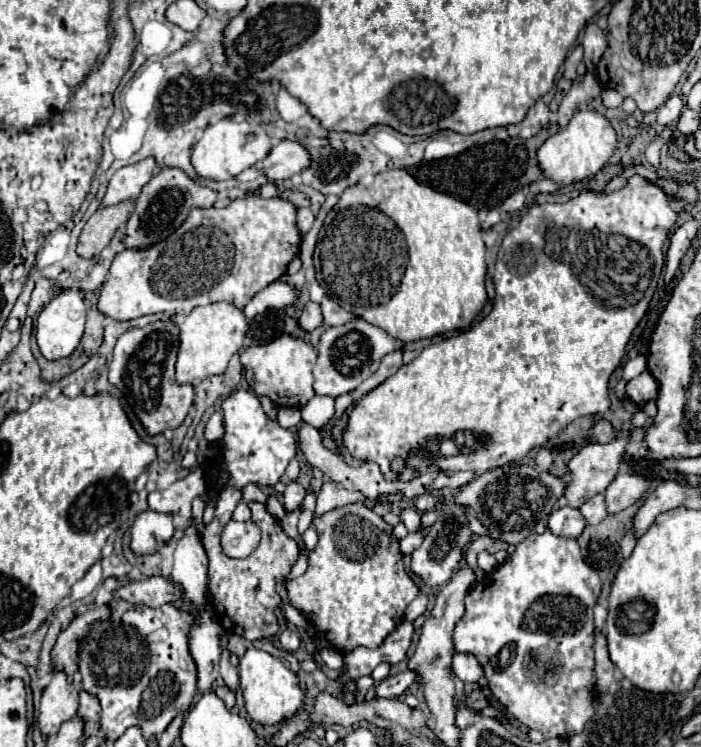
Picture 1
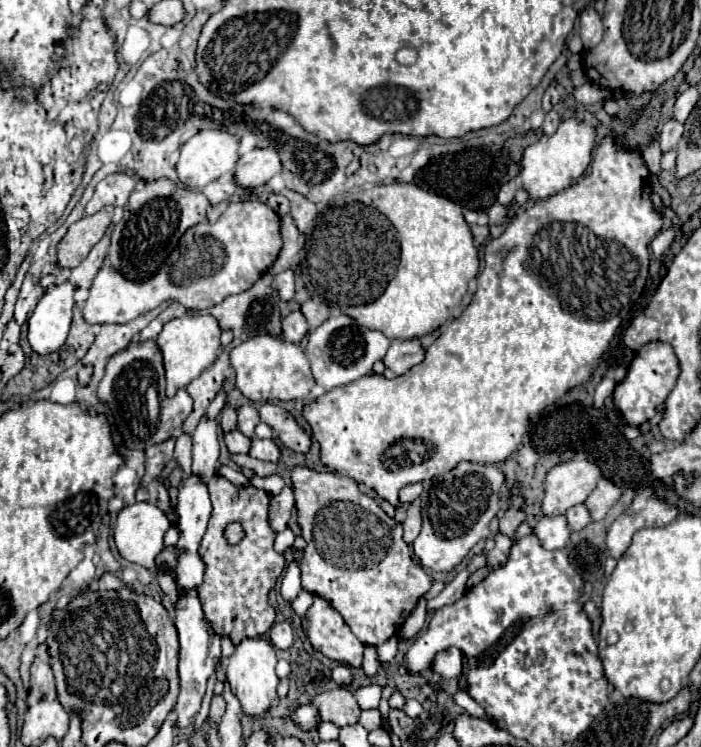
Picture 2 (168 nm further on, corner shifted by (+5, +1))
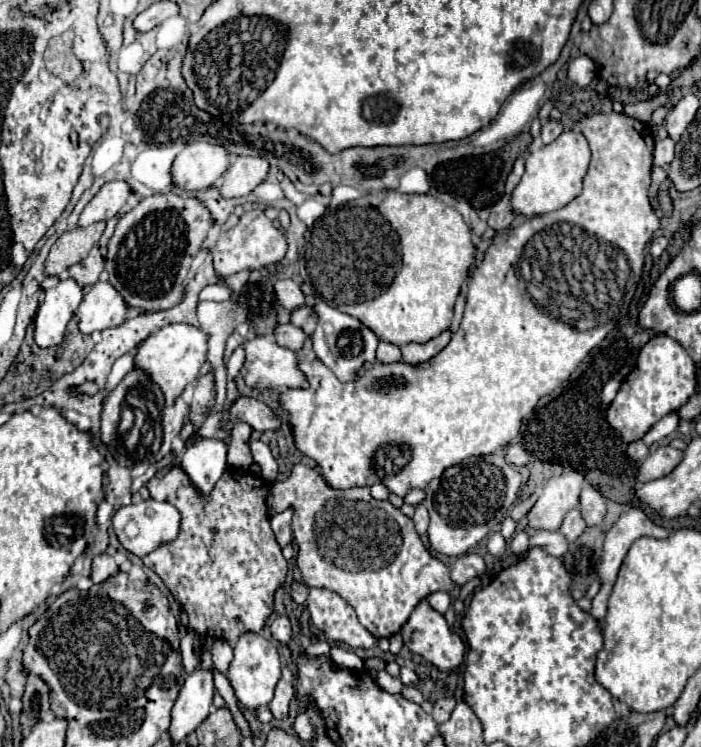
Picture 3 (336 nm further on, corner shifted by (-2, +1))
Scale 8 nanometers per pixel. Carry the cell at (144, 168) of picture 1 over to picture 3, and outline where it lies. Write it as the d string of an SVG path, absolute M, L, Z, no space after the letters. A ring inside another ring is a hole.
M126 181L106 183L94 195L94 199L84 207L84 211L80 213L78 225L86 227L86 225L92 225L96 221L108 221L110 217L118 215L118 211L124 207L128 195L130 195L130 187Z

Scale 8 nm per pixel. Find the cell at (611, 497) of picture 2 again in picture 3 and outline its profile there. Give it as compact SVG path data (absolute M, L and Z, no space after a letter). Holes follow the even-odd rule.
M584 483L582 487L582 493L580 493L580 503L578 503L578 509L586 521L588 527L592 525L600 525L604 515L606 515L606 501L604 497L600 495L598 489L594 489L592 485Z

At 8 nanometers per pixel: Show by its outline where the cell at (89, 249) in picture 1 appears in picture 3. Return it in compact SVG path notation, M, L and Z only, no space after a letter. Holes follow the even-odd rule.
M100 221L100 223L88 225L88 227L76 227L72 231L66 231L64 235L60 235L46 257L44 273L50 277L60 275L74 263L82 261L90 253L90 249L98 243L98 239L102 237L104 225L106 223Z

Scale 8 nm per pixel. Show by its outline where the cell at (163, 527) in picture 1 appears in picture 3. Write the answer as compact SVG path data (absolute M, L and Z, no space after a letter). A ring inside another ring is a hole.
M148 499L142 503L130 503L126 507L120 507L116 511L116 515L112 517L112 525L114 525L114 533L116 533L118 541L124 545L124 549L128 549L130 553L134 553L138 557L144 557L150 551L154 551L158 545L172 541L178 535L180 513L170 503L160 503L160 501Z

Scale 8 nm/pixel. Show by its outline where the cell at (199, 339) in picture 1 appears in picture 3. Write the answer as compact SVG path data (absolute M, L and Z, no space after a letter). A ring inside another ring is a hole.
M172 323L158 329L138 345L134 355L134 367L144 371L152 379L152 383L160 387L166 405L174 405L176 397L180 397L184 387L198 377L206 353L208 353L208 335L200 327L186 323Z

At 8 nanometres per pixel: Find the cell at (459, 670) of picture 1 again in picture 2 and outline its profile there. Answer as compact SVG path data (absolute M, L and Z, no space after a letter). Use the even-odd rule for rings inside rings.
M451 647L447 651L443 651L435 663L433 663L433 671L439 673L445 679L451 677L461 677L463 673L463 653L457 647Z

